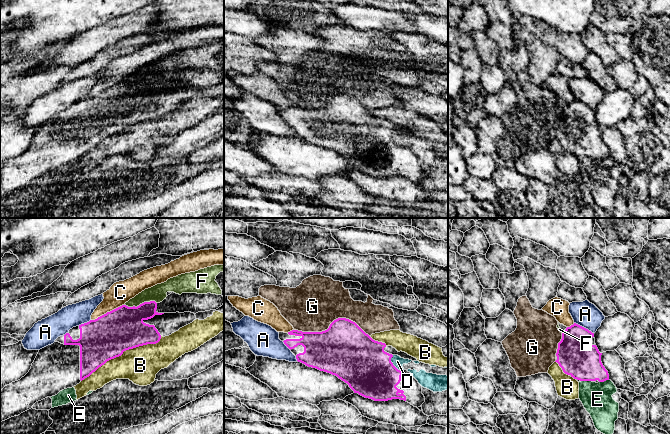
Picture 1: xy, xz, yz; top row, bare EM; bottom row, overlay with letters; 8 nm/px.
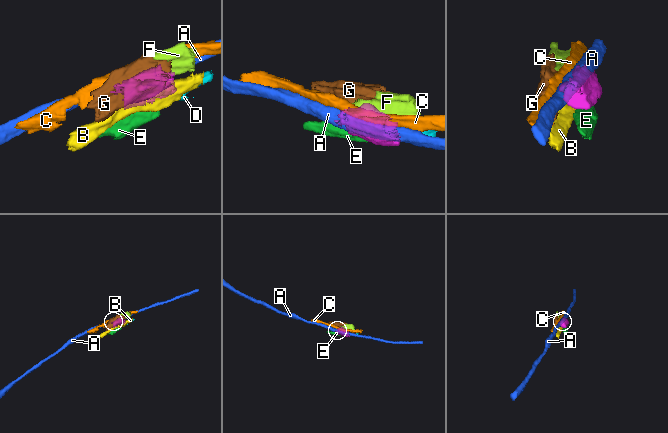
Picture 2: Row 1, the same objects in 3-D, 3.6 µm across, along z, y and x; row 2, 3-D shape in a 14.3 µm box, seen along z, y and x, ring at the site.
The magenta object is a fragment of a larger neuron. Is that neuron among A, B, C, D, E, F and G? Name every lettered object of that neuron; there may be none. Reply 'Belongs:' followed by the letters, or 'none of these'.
Belongs: none of these

